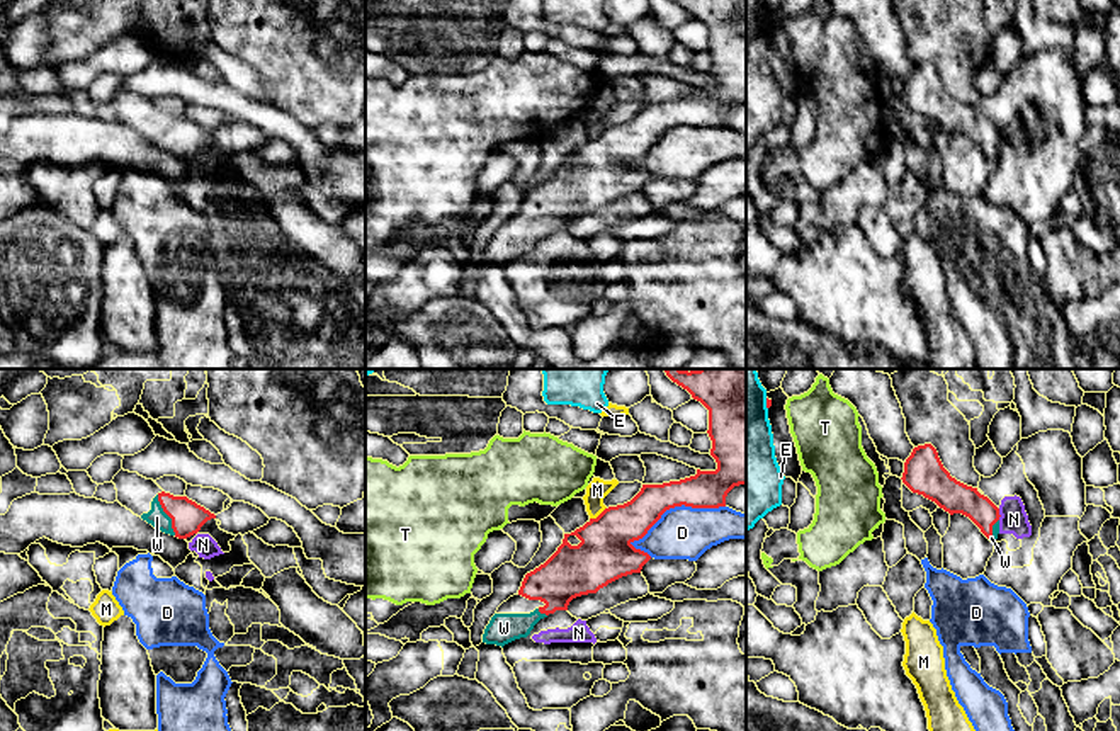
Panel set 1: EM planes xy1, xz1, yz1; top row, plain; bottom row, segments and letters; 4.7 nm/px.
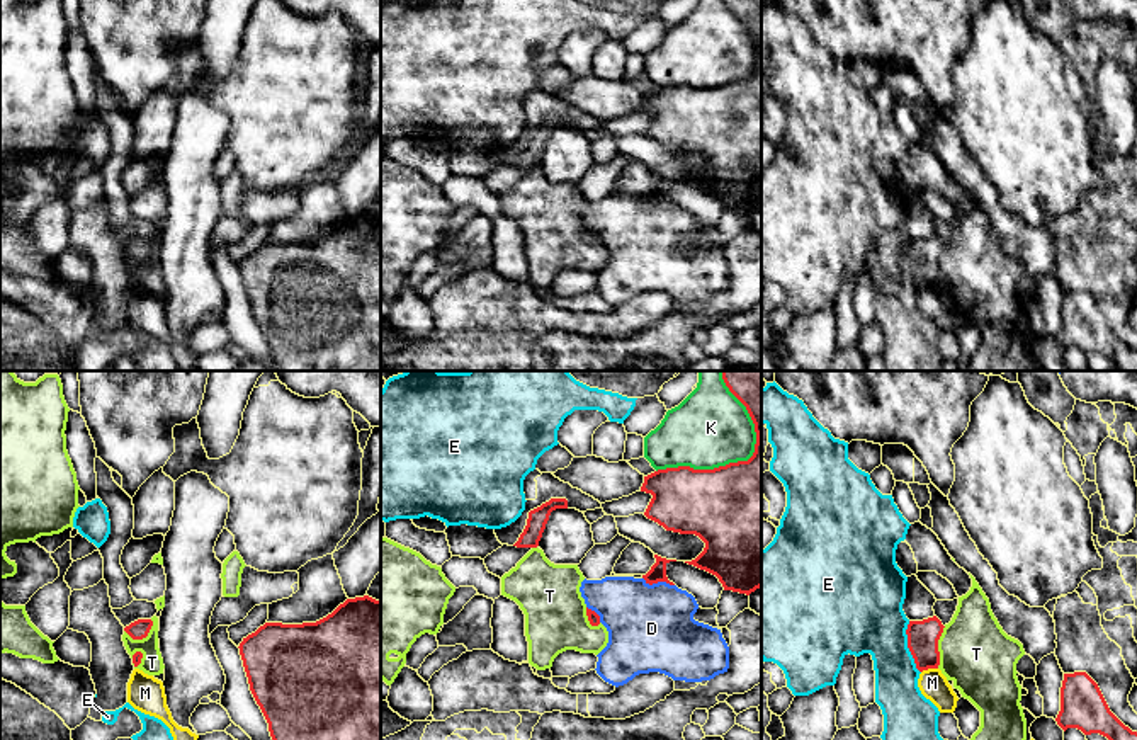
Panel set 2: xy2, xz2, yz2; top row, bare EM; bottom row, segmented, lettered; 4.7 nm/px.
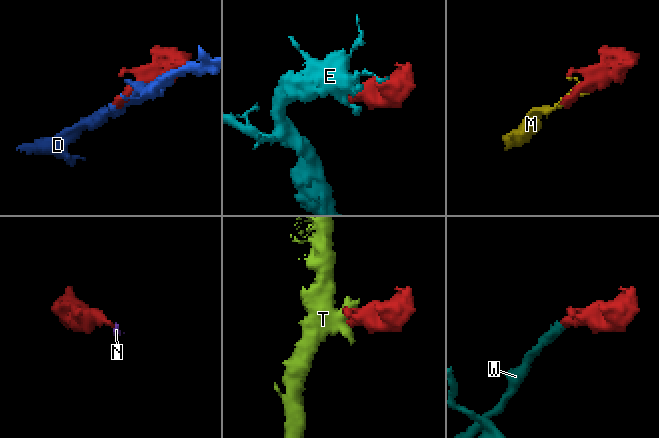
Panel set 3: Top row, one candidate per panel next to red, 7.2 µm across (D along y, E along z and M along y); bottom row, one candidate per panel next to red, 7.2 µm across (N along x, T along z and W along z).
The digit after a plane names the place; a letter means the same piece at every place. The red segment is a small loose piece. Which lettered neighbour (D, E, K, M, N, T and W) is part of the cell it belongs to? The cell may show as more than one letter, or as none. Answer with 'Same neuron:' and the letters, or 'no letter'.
Same neuron: W

